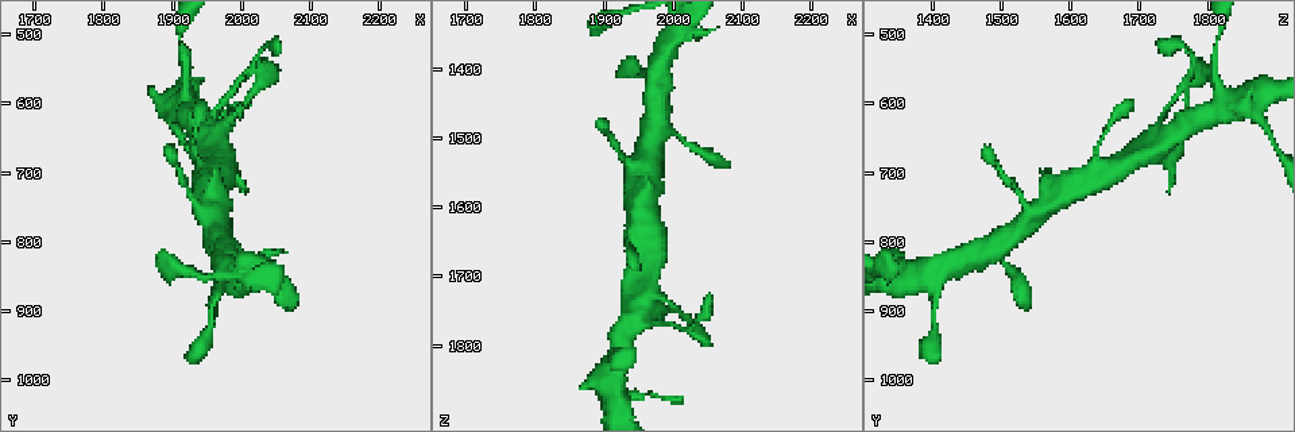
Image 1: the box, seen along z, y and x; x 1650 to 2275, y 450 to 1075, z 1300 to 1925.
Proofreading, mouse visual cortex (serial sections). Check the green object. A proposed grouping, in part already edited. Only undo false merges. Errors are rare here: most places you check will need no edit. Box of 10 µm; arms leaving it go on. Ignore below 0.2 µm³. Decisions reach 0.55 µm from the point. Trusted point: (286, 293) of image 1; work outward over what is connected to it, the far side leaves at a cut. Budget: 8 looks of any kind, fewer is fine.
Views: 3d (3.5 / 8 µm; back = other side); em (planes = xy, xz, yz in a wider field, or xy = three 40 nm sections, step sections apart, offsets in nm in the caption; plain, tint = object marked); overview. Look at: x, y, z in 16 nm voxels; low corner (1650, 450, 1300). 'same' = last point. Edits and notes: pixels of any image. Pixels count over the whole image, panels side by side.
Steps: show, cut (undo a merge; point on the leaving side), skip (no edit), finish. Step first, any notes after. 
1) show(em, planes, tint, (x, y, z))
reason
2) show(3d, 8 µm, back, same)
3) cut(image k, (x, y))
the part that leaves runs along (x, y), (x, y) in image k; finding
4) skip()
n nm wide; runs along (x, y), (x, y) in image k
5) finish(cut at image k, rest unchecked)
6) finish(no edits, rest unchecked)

show(3d, 8 µm, (1990, 815, 1490))
a fork

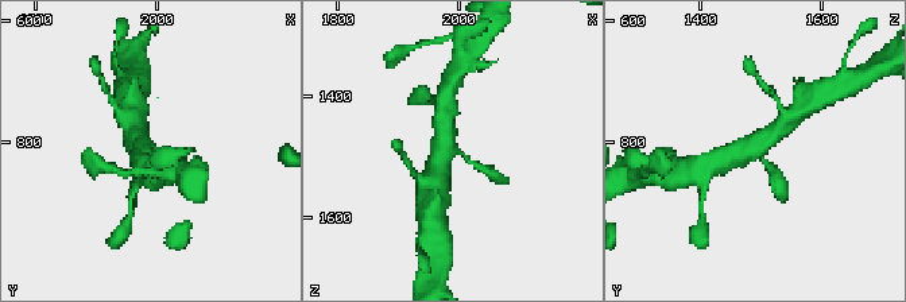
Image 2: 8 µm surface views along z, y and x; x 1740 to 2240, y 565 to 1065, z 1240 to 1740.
show(3d, 3.5 µm, same)
zoom in

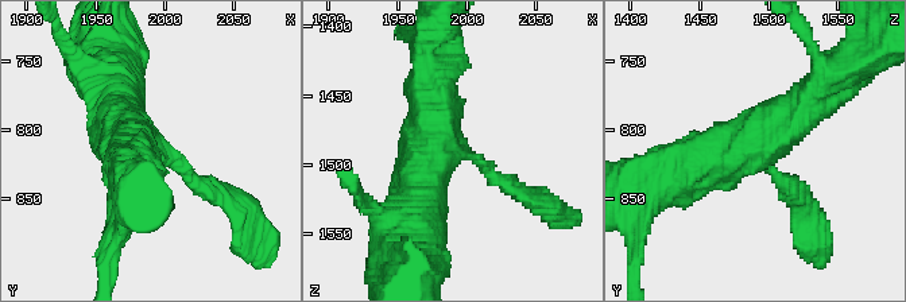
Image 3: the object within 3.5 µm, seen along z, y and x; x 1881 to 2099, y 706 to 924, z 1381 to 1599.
skip()
runs along (213, 196), (131, 138), (117, 100) in image 3; continuous, no second cell

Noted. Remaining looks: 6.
show(3d, 3.5 µm, back, (1915, 590, 1825))
four or more arms meet

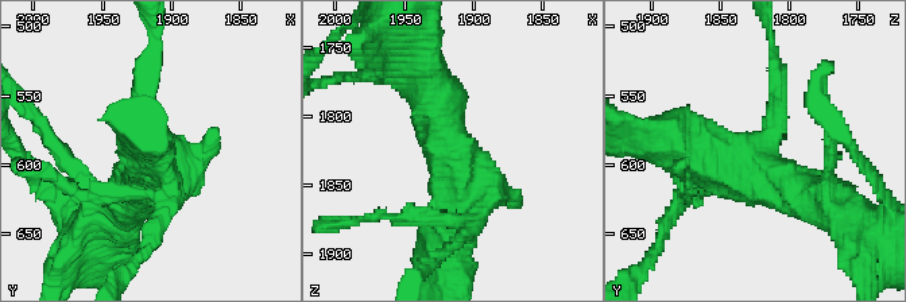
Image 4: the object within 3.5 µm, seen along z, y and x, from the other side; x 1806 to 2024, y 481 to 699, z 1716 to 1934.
show(em, xy, step 3, tint, same)
need the tissue

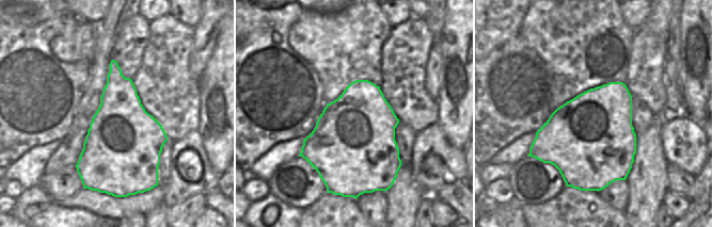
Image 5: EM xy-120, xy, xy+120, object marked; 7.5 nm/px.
skip()
runs along (444, 117), (468, 194), (452, 277) in image 4; all the same cell

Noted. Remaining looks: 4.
show(em, xy, step 3, tint, (2015, 555, 1775))
touches itself

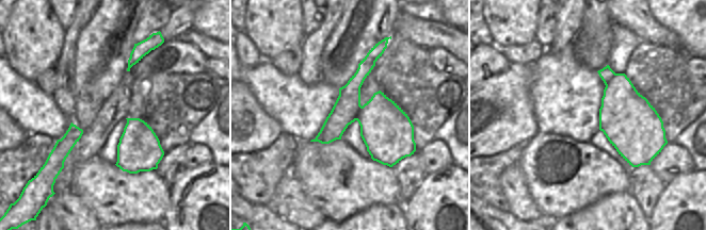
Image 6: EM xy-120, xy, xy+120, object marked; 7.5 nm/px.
show(3d, 3.5 µm, same)
see where the arms go

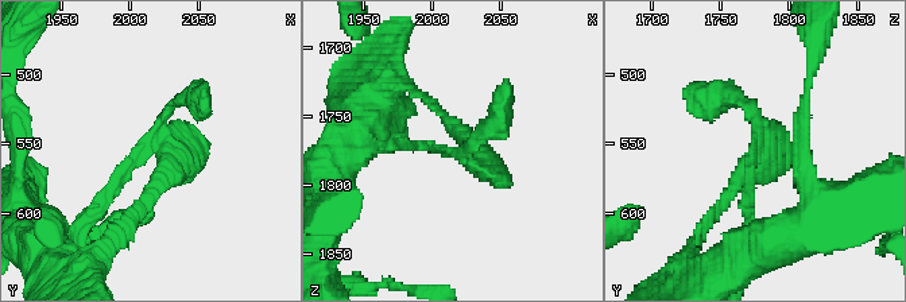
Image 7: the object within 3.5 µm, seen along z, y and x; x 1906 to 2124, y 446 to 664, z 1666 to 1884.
skip()
runs along (88, 215), (134, 157), (188, 157), (200, 132) in image 7; continuous, no second cell

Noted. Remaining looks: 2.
finish(no edits, rest unchecked)

